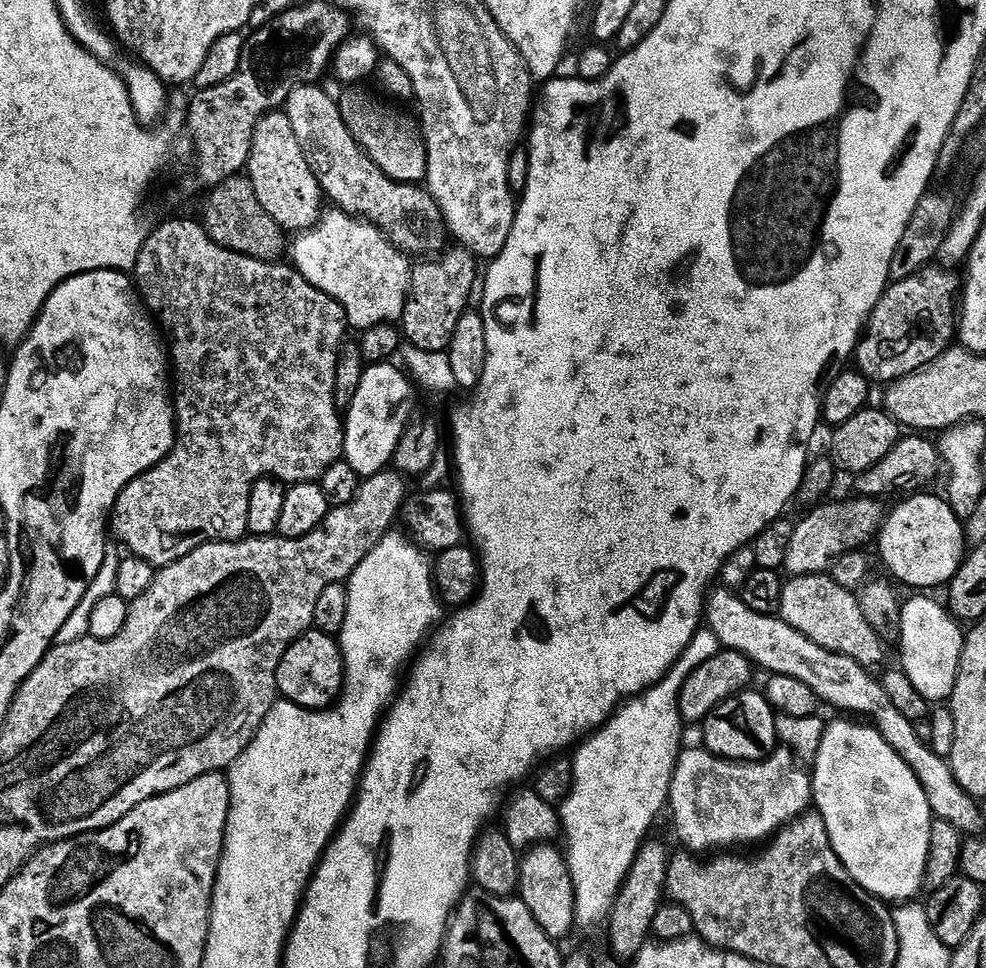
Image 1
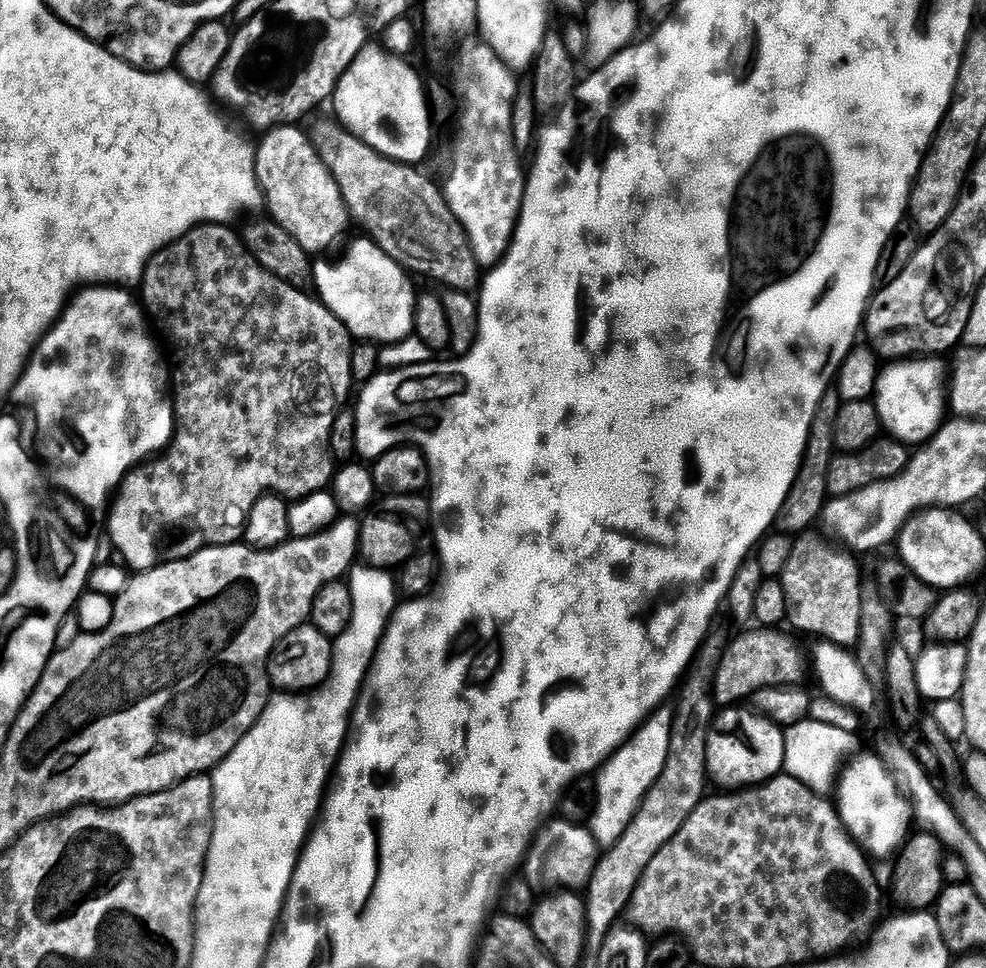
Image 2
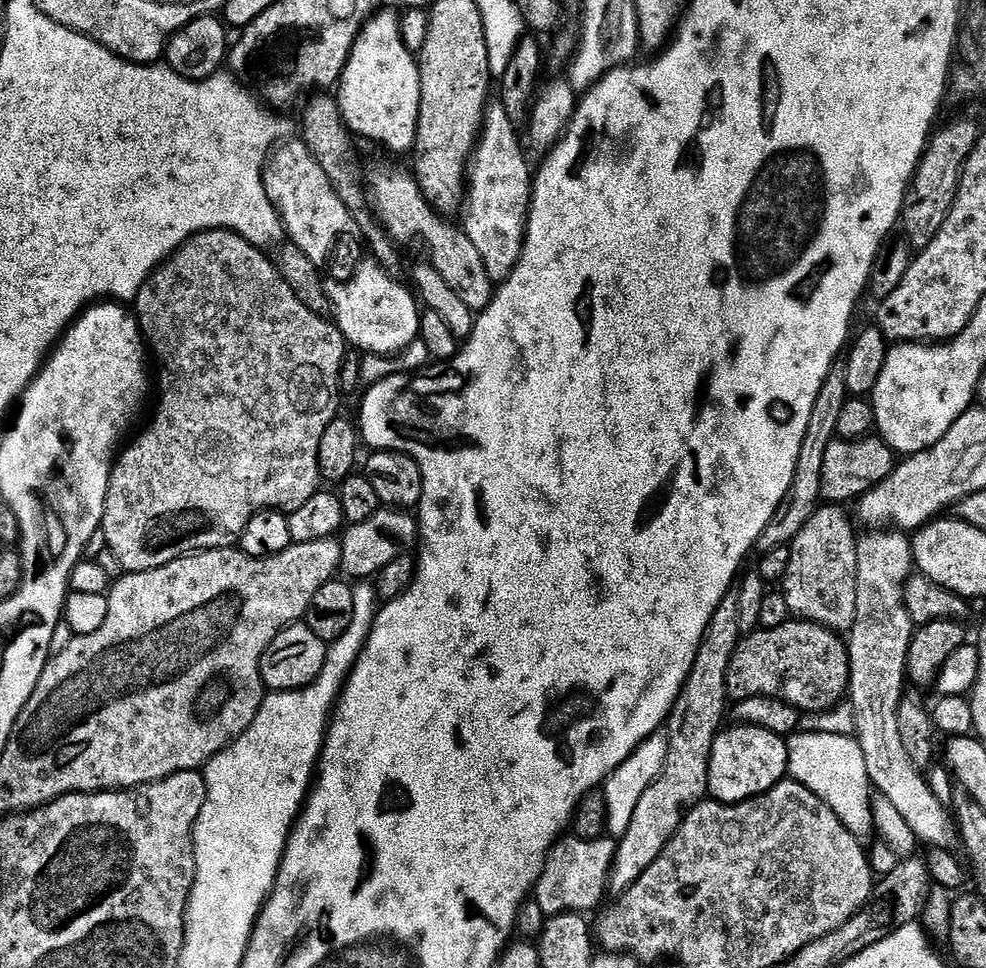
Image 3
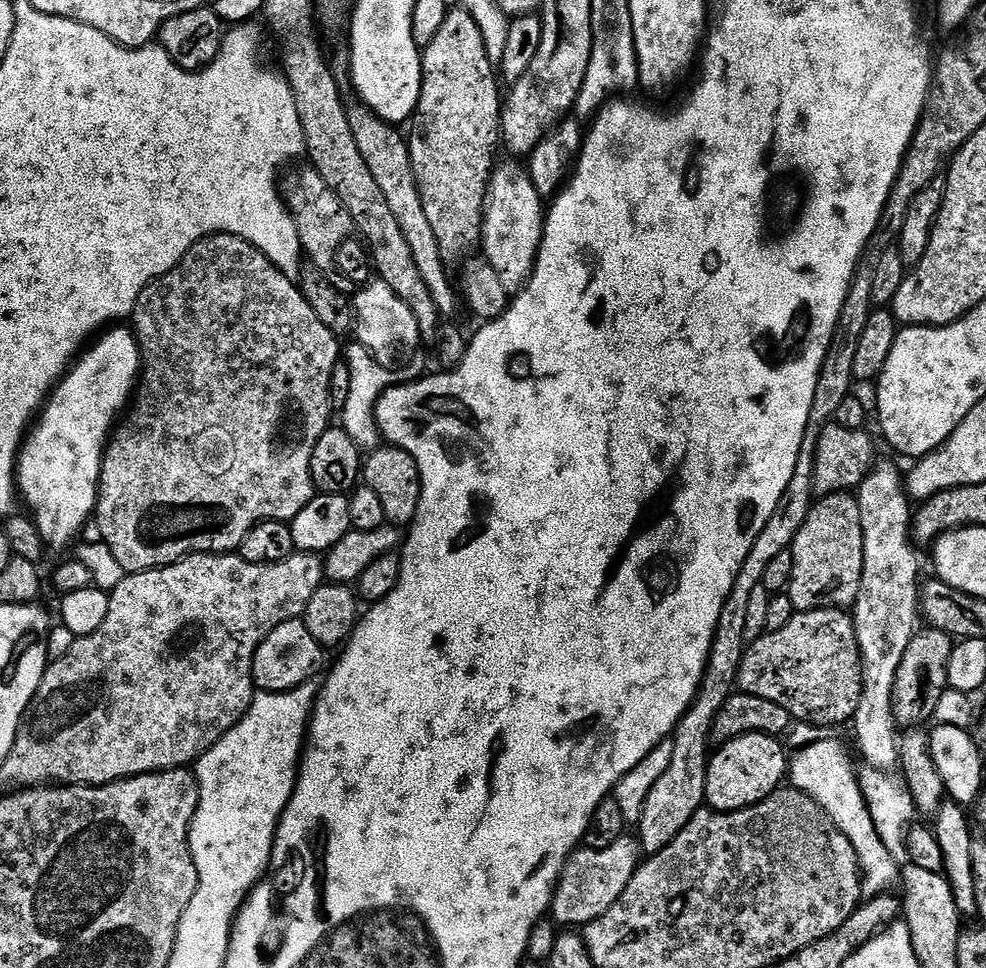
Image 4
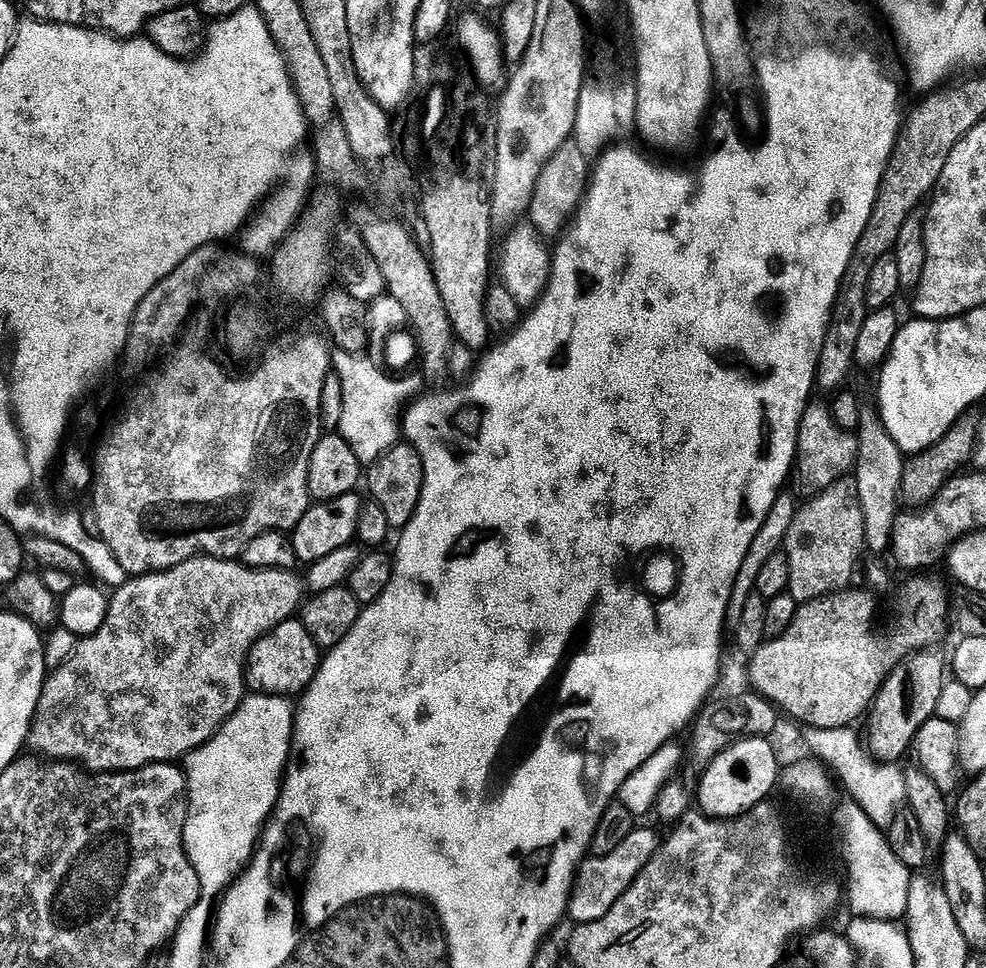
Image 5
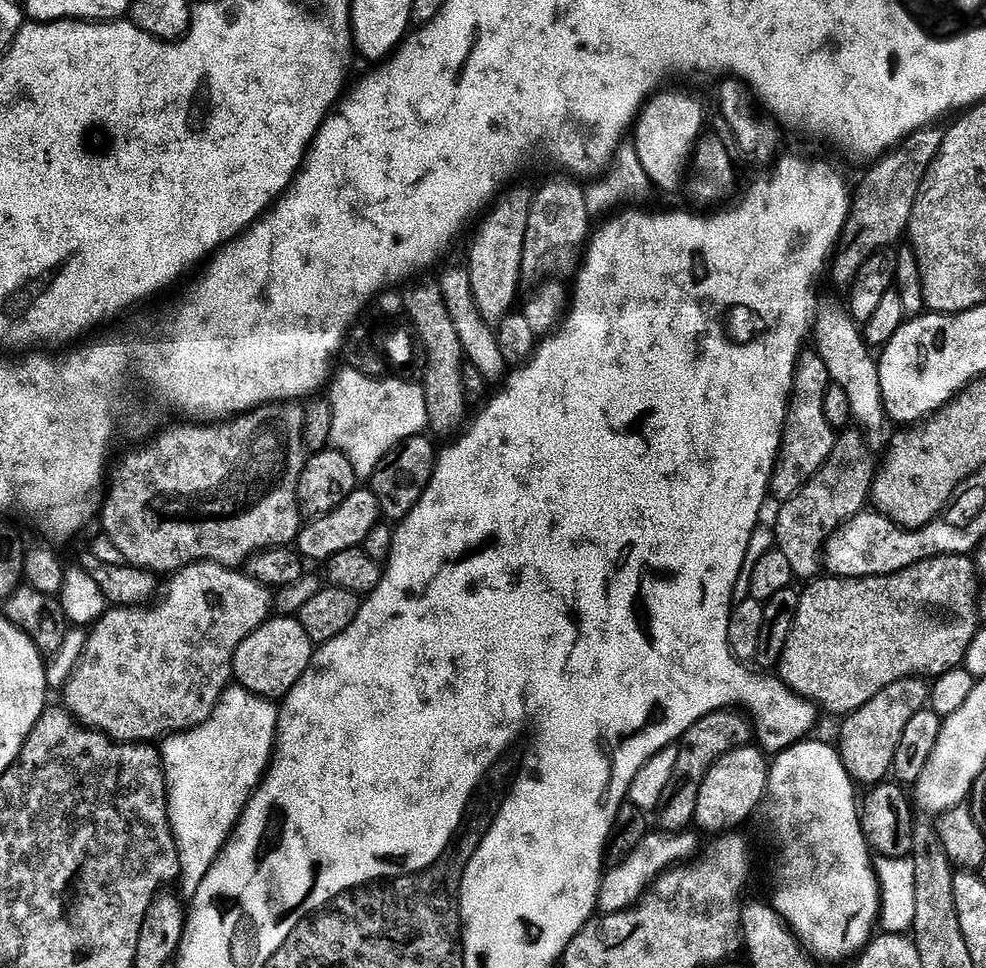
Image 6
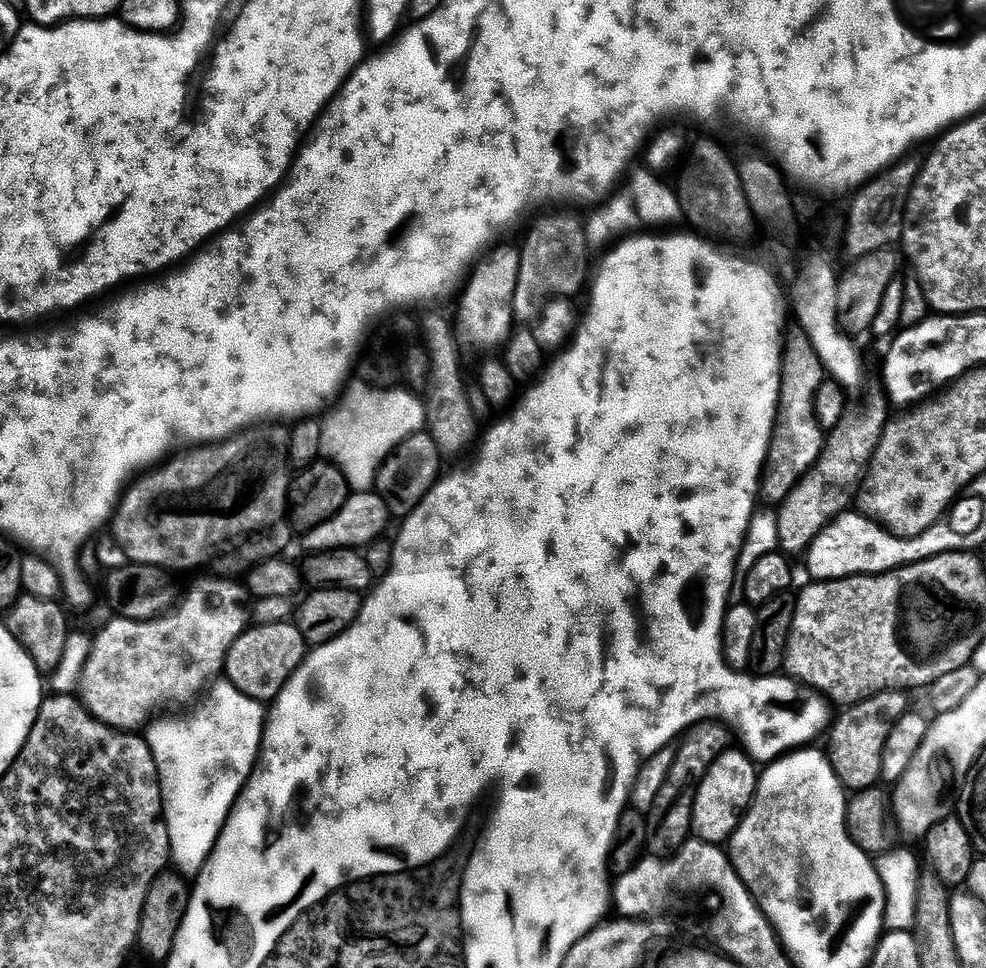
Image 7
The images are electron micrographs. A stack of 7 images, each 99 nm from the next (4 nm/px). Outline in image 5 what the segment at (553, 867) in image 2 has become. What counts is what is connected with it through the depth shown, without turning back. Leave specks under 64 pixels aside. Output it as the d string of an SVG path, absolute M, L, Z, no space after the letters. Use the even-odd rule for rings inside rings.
M637 826L624 841L622 846L610 850L605 856L592 856L585 859L576 874L576 883L572 886L572 897L568 900L567 915L576 924L589 924L601 920L610 909L626 894L628 887L636 881L638 874L648 865L652 853L658 847L658 839L648 828Z

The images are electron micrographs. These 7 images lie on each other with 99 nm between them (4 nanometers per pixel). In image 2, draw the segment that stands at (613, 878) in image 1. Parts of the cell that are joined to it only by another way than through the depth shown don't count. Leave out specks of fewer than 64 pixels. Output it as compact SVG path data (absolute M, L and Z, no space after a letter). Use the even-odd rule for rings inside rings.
M661 706L632 733L632 736L604 761L595 777L594 803L590 809L590 831L601 849L607 850L622 838L626 826L640 808L644 796L658 782L670 754L673 709Z

